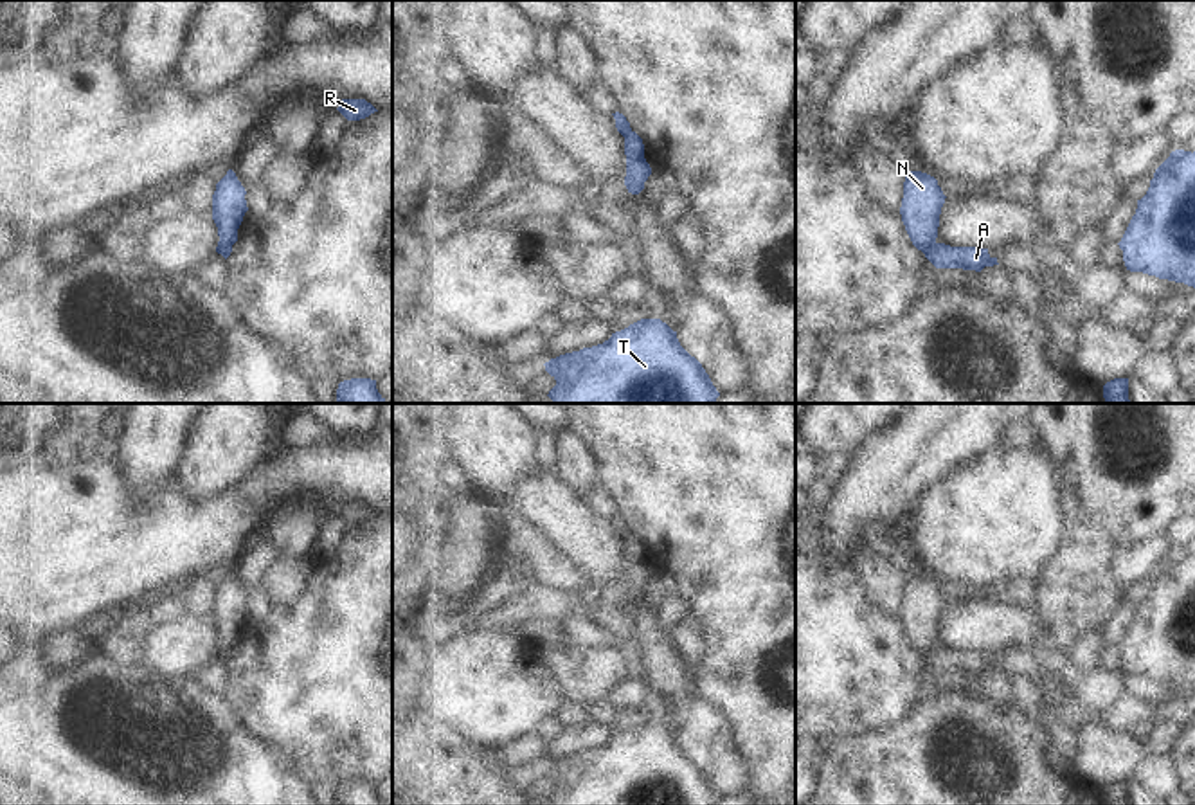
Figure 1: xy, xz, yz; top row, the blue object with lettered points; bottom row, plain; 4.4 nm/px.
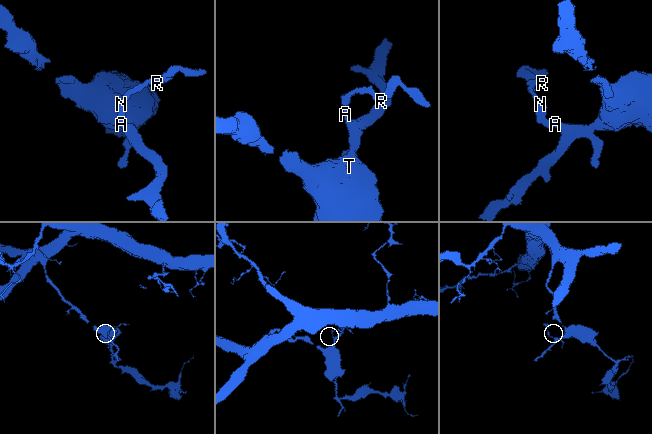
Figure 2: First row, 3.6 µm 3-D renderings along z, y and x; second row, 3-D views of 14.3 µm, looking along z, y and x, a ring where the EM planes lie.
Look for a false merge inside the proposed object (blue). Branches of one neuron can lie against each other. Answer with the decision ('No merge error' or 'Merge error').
Merge error

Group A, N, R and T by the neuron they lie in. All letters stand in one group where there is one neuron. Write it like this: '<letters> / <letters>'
A T / N R

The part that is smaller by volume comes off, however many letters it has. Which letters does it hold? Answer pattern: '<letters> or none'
N, R

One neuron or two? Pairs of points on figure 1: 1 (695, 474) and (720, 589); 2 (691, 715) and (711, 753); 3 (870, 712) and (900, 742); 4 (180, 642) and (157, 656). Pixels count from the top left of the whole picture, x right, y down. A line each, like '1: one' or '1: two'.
1: one
2: one
3: two
4: one

